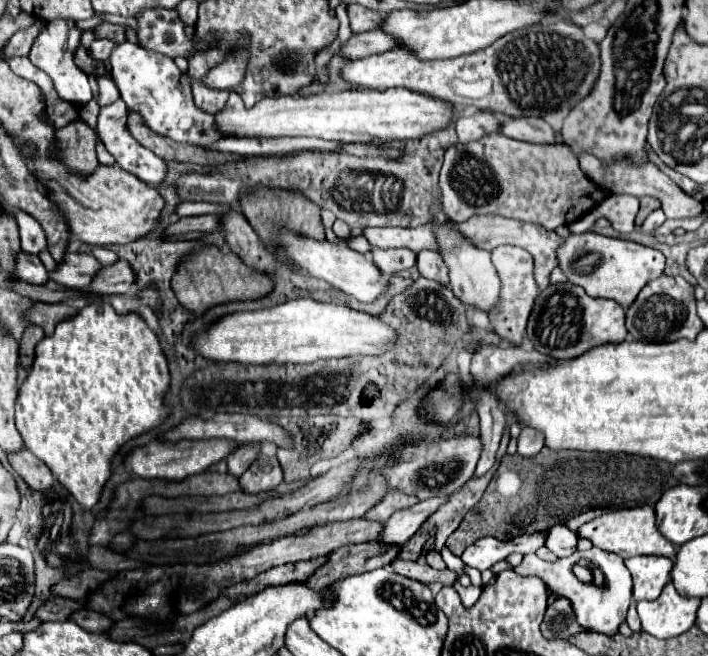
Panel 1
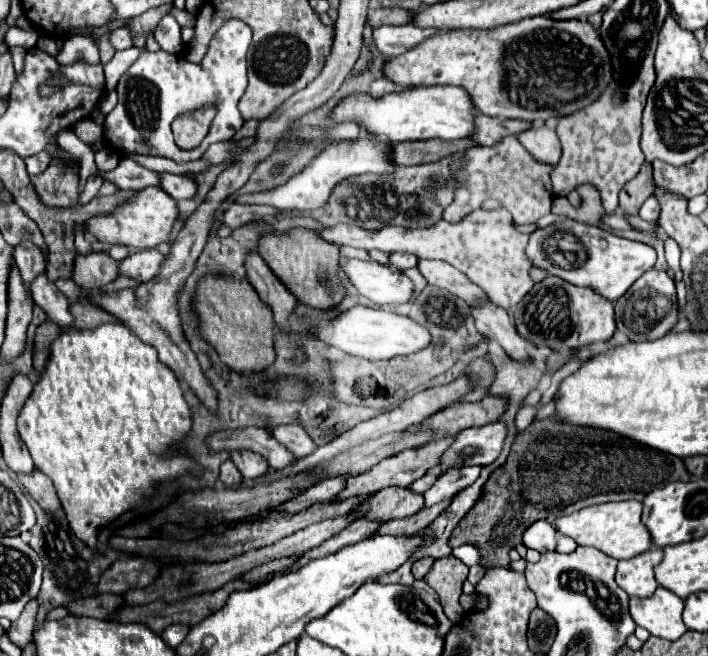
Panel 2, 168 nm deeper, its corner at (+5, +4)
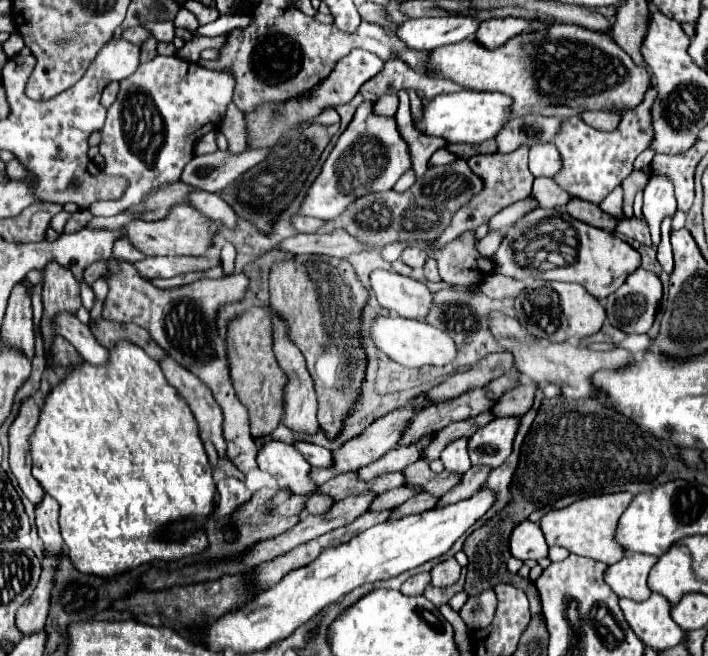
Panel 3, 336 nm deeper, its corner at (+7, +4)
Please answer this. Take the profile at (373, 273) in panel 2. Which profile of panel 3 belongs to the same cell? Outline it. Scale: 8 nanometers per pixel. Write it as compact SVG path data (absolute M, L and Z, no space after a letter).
M374 269L370 273L370 285L384 309L406 319L424 319L430 309L432 293L416 279L388 269Z

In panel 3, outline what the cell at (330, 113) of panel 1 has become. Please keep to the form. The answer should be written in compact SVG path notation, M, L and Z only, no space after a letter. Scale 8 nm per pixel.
M458 91L458 93L440 93L426 103L422 119L414 123L420 133L436 135L448 143L482 143L496 137L498 129L510 117L510 97L502 93L480 93L480 91Z

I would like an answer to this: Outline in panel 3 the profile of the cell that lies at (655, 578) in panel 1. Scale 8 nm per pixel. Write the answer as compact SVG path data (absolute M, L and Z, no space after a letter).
M628 553L622 561L610 565L606 569L604 579L618 597L646 601L652 593L646 579L656 561L658 561L658 557L654 557L654 555Z

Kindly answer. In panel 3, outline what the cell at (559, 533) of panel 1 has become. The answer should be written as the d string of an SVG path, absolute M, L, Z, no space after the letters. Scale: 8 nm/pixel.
M522 521L514 529L514 535L510 537L510 553L522 561L526 559L540 561L548 557L548 545L540 525L534 521Z

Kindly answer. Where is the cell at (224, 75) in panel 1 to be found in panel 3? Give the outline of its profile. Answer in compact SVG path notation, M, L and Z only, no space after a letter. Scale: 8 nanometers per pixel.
M156 55L152 61L142 63L136 73L132 73L128 79L120 81L120 93L112 107L108 109L108 119L100 131L102 141L100 141L100 155L106 159L104 163L104 173L110 175L120 175L128 179L128 187L124 195L116 201L94 201L88 211L93 216L110 217L126 211L126 207L138 205L146 193L158 189L164 183L178 181L184 165L192 159L194 155L194 145L198 143L200 137L204 137L210 131L218 131L226 111L228 103L232 103L236 87L236 77L230 69L206 69L200 65L194 65L192 61L184 61L180 57L164 57Z

